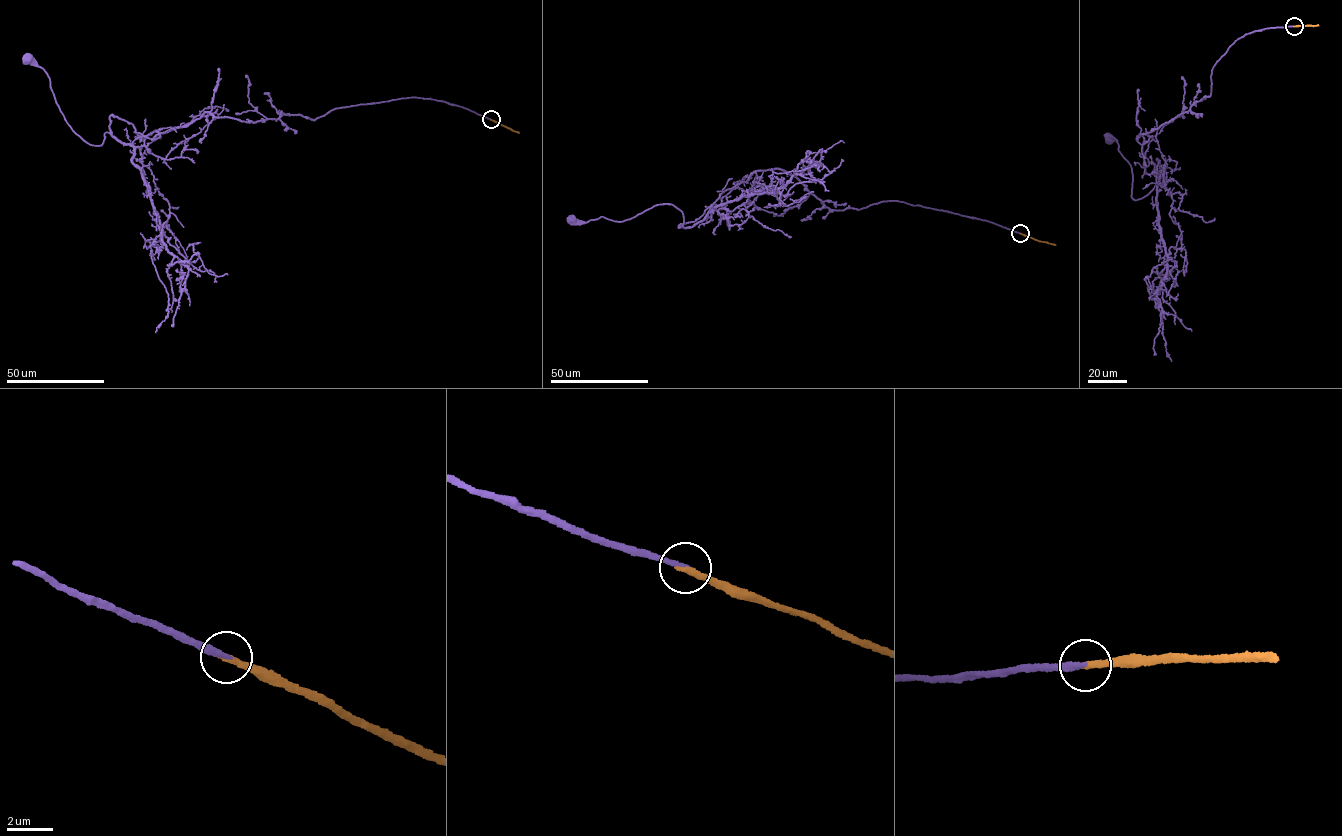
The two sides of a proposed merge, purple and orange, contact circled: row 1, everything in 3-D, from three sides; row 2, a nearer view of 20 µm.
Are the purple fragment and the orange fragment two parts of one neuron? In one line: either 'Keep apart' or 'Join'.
Join

